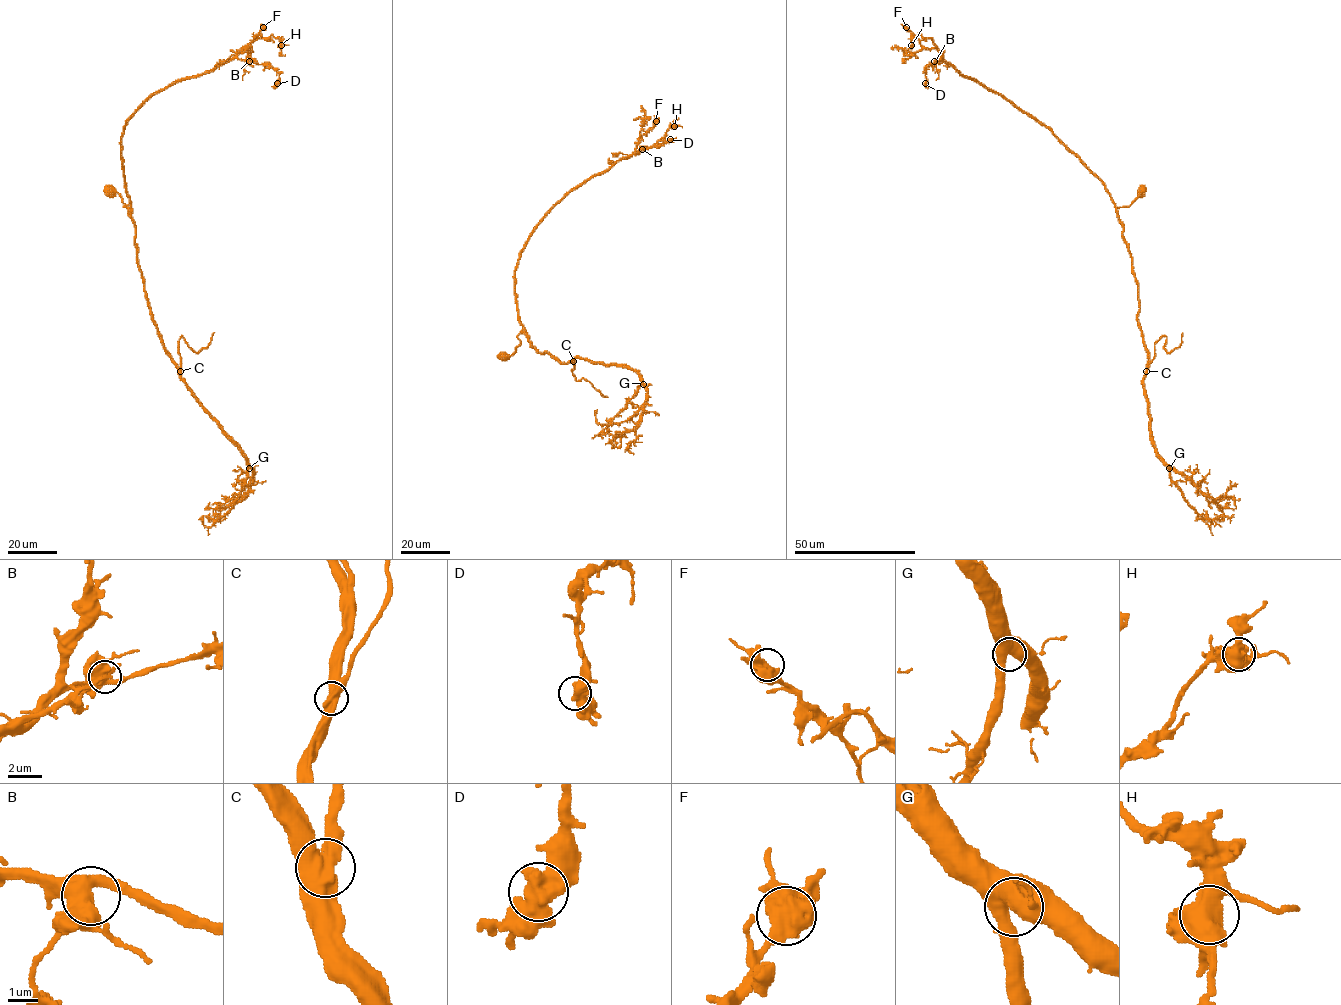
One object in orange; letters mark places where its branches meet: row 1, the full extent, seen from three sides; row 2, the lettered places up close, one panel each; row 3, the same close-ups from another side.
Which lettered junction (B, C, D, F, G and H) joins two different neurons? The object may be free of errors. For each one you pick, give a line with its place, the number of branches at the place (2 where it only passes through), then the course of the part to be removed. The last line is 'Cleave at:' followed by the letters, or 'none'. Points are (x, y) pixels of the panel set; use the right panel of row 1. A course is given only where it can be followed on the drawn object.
C: Place: (1146, 371). Branches: 3. Course of the part to remove: (1146, 371), (1154, 357), (1155, 344), (1165, 336), (1164, 348), (1172, 352), (1180, 346), (1182, 333)
Cleave at: C

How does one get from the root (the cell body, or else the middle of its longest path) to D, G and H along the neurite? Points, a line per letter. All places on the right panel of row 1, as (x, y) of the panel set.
D: (1142, 191), (1117, 215), (1089, 168), (1001, 96), (943, 58), (927, 67), (925, 83)
G: (1142, 191), (1116, 211), (1137, 283), (1138, 323), (1148, 355), (1143, 394), (1150, 441), (1169, 468)
H: (1142, 191), (1117, 215), (1105, 185), (1048, 128), (964, 77), (931, 38), (918, 34), (911, 45)

